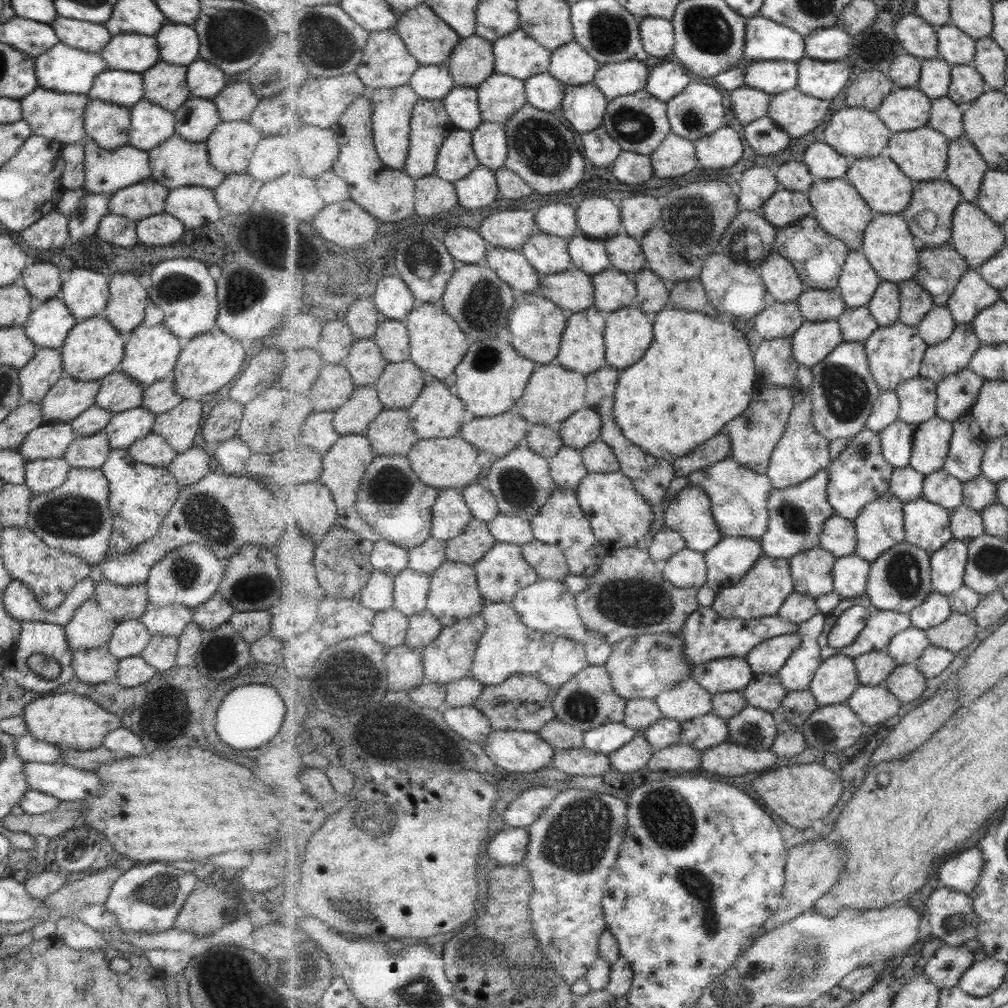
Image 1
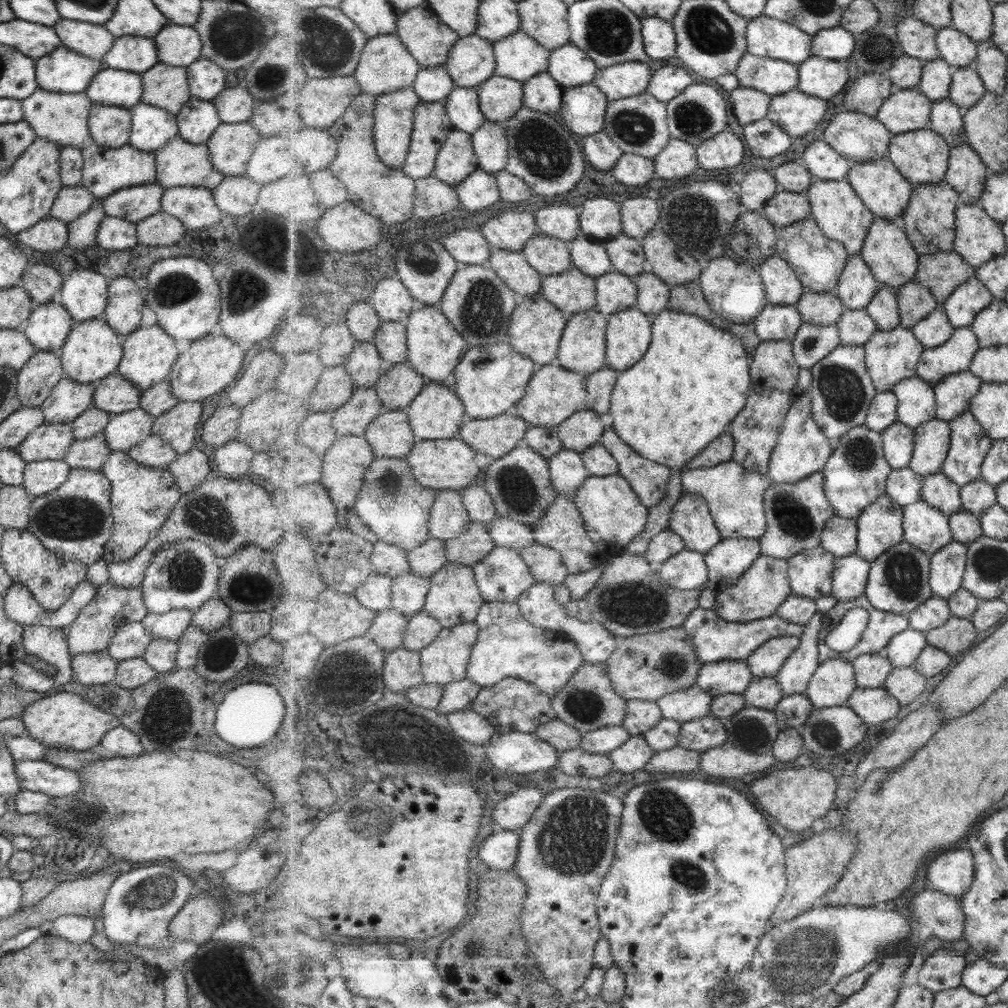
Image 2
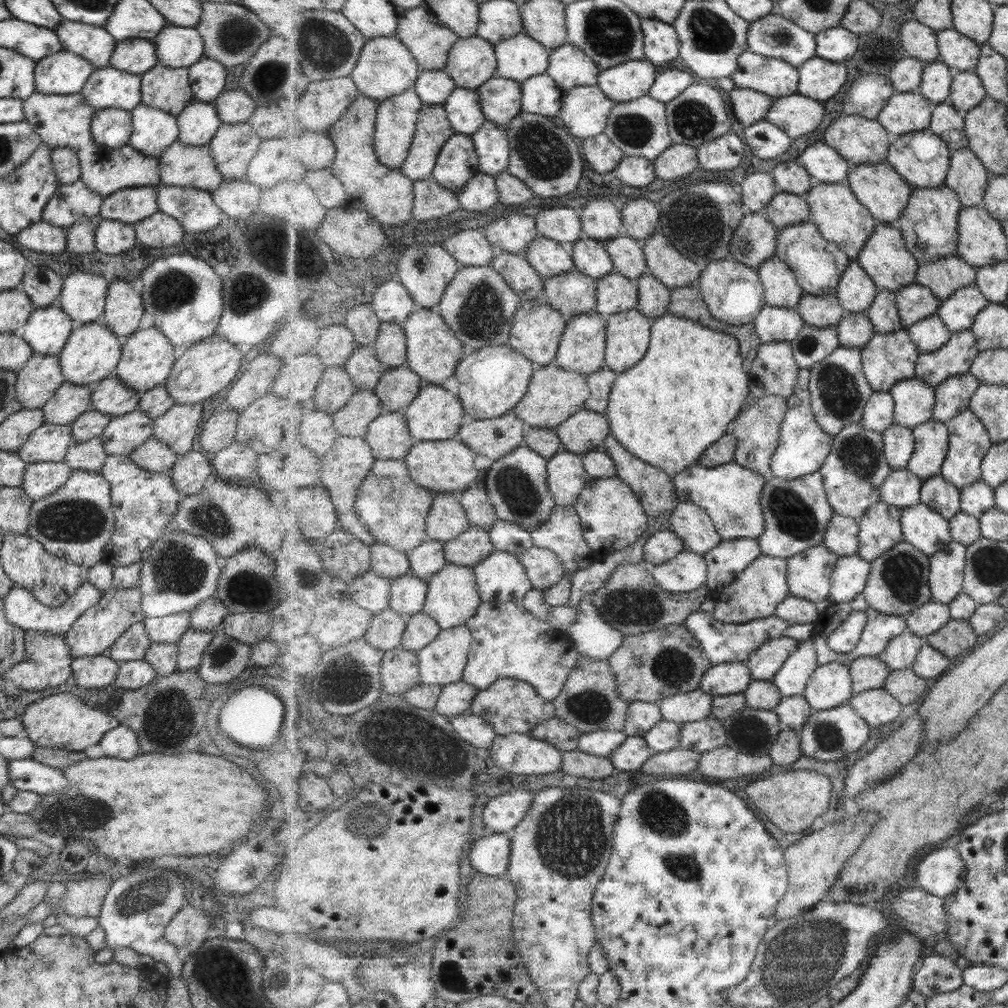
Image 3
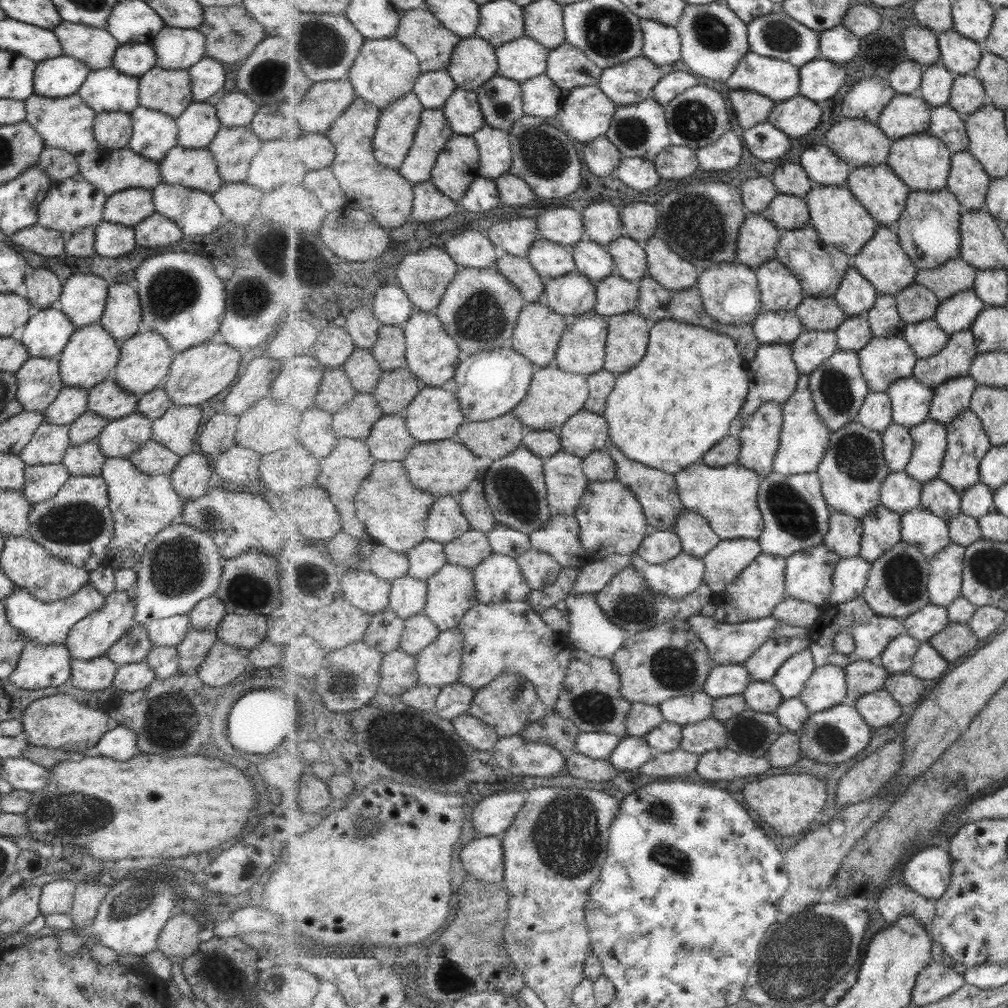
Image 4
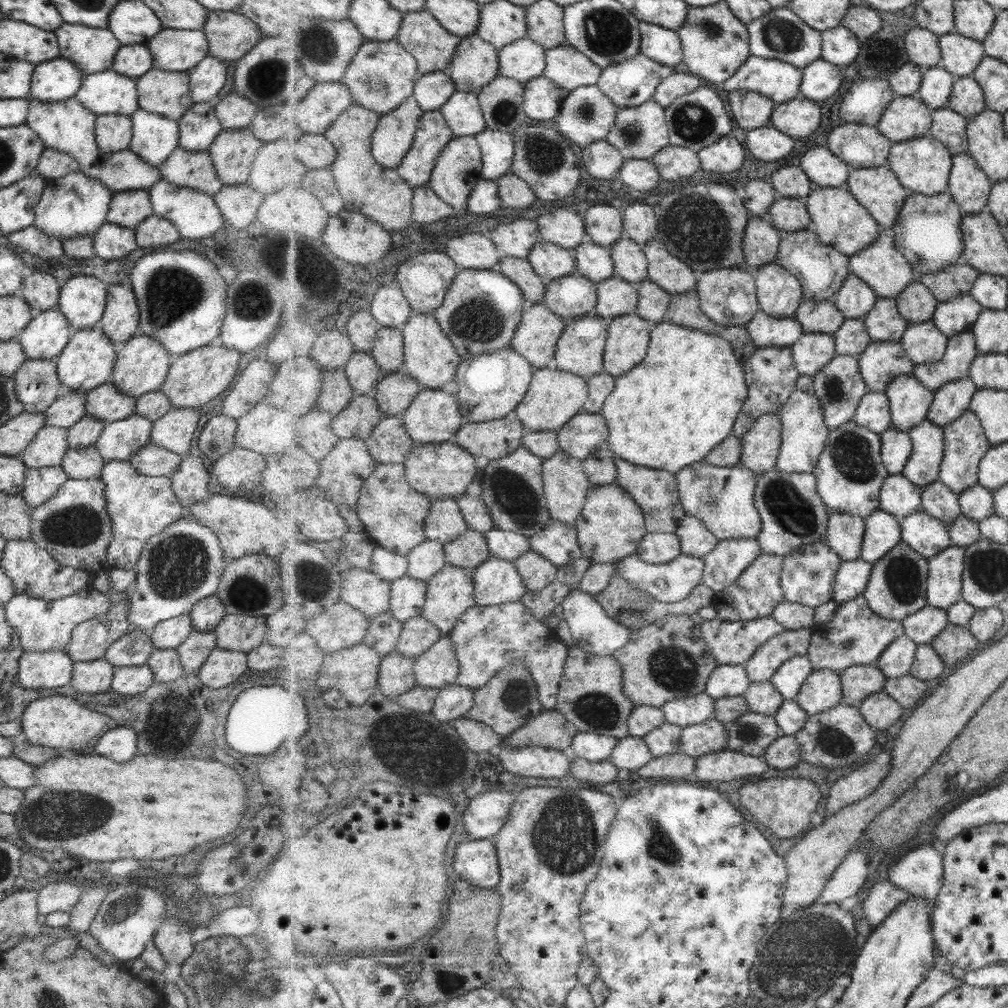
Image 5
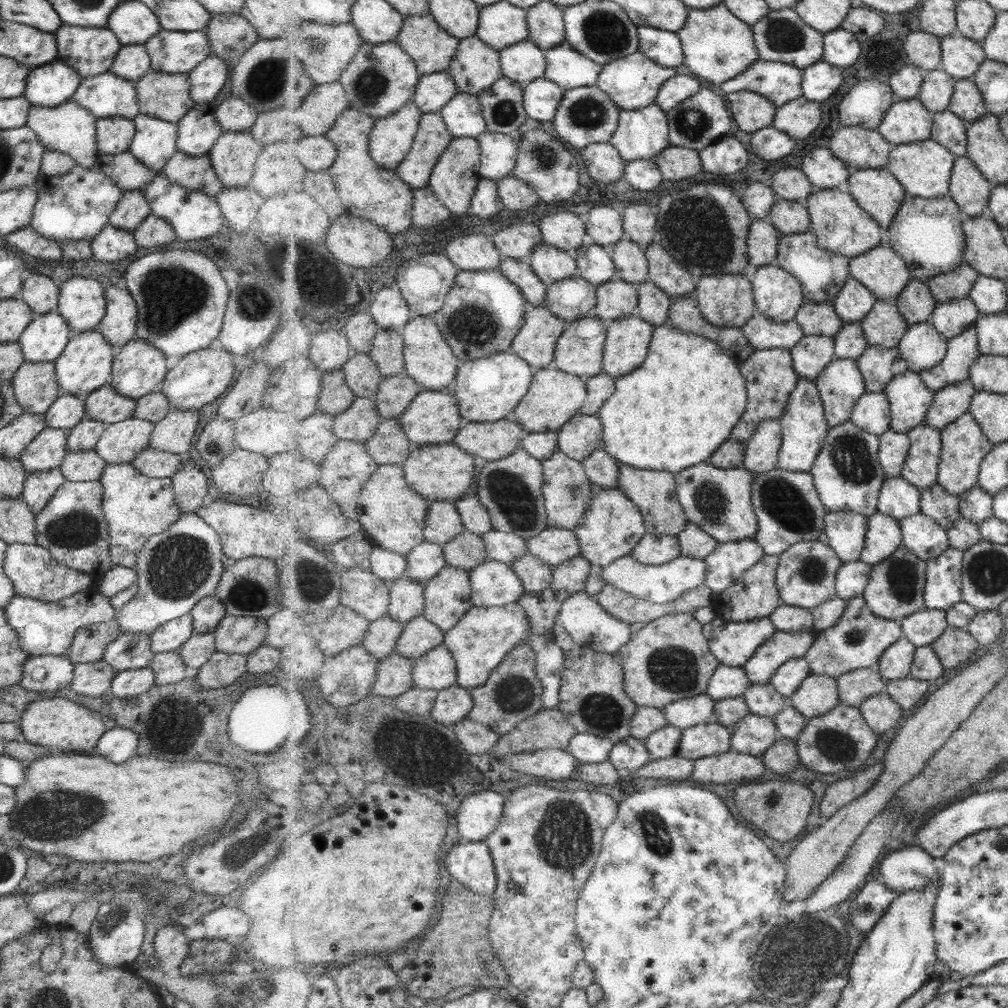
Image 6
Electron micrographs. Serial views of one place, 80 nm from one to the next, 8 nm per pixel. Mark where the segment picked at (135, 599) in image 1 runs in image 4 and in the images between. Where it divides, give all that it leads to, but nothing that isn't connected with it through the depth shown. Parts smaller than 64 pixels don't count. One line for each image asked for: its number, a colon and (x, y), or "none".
2: (111, 607)
3: (97, 628)
4: (90, 637)

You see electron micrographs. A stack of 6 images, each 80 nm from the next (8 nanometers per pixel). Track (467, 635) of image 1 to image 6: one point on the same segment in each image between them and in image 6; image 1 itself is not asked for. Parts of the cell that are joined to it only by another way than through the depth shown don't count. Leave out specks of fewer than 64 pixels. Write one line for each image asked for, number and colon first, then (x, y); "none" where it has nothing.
2: (446, 660)
3: (442, 662)
4: (441, 663)
5: (439, 667)
6: (437, 670)

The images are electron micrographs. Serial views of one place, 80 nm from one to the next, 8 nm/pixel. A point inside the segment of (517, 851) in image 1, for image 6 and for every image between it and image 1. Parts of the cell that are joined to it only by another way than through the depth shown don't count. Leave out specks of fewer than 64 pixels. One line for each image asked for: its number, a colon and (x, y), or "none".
2: (499, 851)
3: (491, 855)
4: (483, 857)
5: (476, 861)
6: (471, 863)

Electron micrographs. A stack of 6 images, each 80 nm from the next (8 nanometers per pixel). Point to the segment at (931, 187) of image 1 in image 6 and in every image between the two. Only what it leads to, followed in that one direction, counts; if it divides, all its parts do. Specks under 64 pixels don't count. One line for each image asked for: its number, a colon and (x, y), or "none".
2: (930, 219)
3: (930, 224)
4: (929, 228)
5: (929, 232)
6: (928, 232)

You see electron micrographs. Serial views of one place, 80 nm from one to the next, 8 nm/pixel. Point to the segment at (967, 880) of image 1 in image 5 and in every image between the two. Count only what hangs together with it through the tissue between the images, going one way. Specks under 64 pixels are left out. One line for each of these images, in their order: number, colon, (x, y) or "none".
2: (953, 874)
3: (940, 873)
4: (930, 872)
5: (922, 872)

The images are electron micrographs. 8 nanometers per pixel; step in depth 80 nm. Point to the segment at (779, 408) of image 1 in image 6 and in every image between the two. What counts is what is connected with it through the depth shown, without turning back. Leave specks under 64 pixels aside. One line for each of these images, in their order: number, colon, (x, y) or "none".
2: (757, 429)
3: (758, 428)
4: (760, 437)
5: (762, 444)
6: (762, 455)

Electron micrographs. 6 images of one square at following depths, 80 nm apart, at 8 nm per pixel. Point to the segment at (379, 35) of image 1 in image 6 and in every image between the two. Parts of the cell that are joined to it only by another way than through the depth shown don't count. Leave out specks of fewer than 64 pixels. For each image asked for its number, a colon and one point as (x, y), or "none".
2: (386, 66)
3: (387, 67)
4: (385, 70)
5: (382, 75)
6: (382, 78)

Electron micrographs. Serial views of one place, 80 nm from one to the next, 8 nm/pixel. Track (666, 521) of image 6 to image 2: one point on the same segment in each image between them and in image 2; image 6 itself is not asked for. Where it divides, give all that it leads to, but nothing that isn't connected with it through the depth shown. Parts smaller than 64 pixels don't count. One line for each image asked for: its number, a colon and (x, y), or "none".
2: (650, 480)
3: (656, 489)
4: (657, 491)
5: (657, 491)

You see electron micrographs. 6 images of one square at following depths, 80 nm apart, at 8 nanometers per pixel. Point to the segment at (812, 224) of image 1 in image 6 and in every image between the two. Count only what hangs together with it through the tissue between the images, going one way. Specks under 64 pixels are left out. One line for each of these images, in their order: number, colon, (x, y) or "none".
2: (819, 261)
3: (819, 264)
4: (821, 267)
5: (822, 270)
6: (823, 274)

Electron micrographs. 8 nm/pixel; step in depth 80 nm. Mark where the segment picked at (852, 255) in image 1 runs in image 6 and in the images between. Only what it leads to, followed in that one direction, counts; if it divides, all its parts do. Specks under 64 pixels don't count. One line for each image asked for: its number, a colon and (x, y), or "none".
2: (857, 286)
3: (857, 290)
4: (856, 295)
5: (856, 298)
6: (855, 301)

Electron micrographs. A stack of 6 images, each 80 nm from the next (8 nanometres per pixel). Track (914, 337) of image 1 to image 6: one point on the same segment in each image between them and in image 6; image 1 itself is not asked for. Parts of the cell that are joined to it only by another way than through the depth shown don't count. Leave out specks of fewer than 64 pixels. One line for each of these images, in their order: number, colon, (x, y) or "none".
2: (893, 355)
3: (889, 358)
4: (883, 361)
5: (881, 362)
6: (880, 366)

